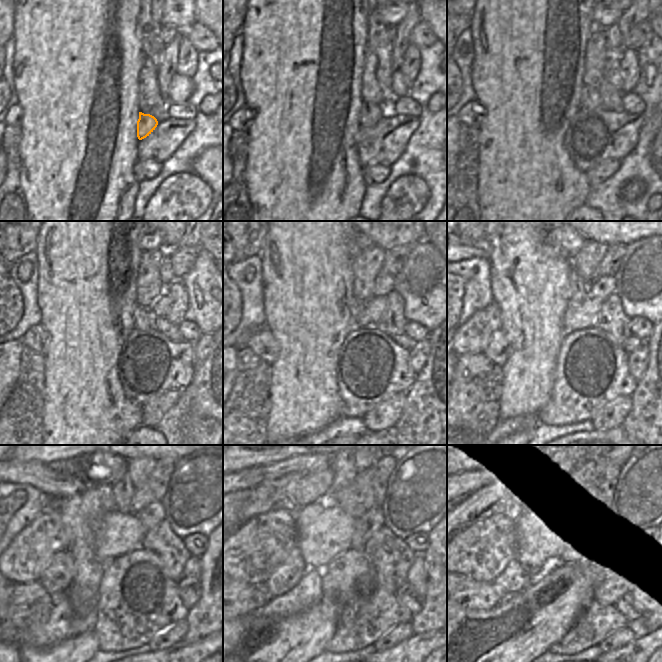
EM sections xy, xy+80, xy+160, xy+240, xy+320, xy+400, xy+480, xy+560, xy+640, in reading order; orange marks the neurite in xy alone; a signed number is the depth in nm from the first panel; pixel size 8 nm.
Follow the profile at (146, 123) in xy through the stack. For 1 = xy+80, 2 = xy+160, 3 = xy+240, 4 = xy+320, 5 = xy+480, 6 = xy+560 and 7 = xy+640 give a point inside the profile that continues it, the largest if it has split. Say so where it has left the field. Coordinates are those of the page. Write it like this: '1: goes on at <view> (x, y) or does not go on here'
1: goes on at xy+80 (370, 113)
2: goes on at xy+160 (591, 99)
3: goes on at xy+240 (142, 317)
4: goes on at xy+320 (356, 306)
5: goes on at xy+480 (123, 490)
6: goes on at xy+560 (343, 465)
7: goes on at xy+640 (572, 465)

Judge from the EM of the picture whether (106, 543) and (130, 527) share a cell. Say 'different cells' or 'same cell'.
same cell

